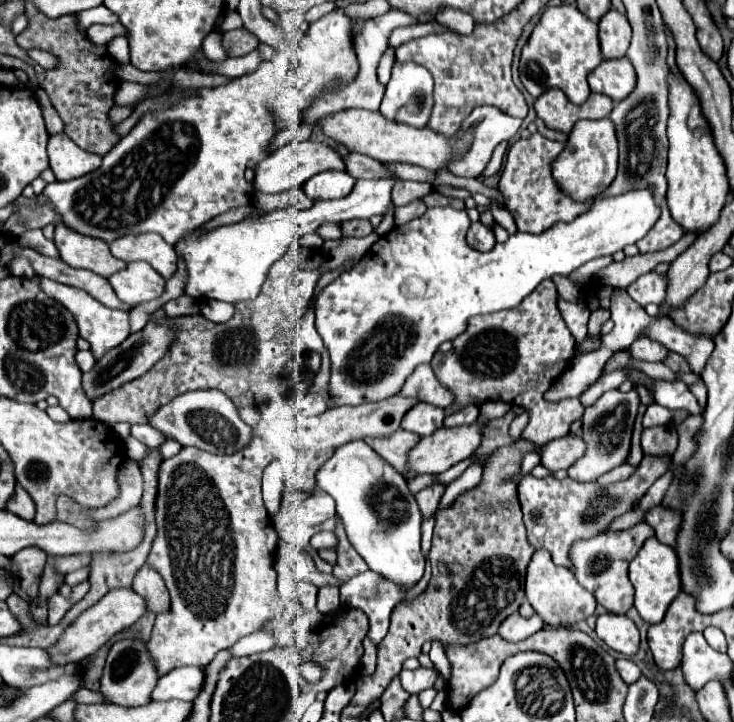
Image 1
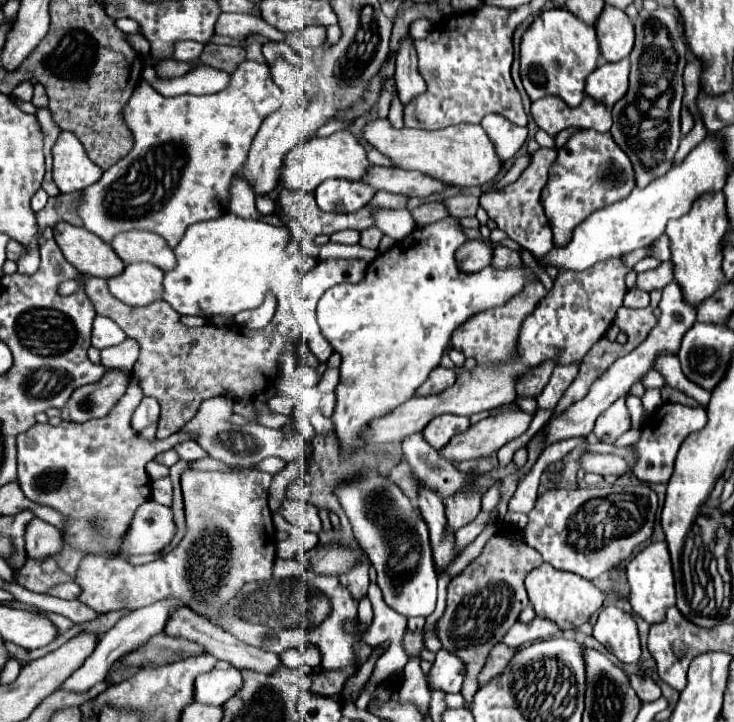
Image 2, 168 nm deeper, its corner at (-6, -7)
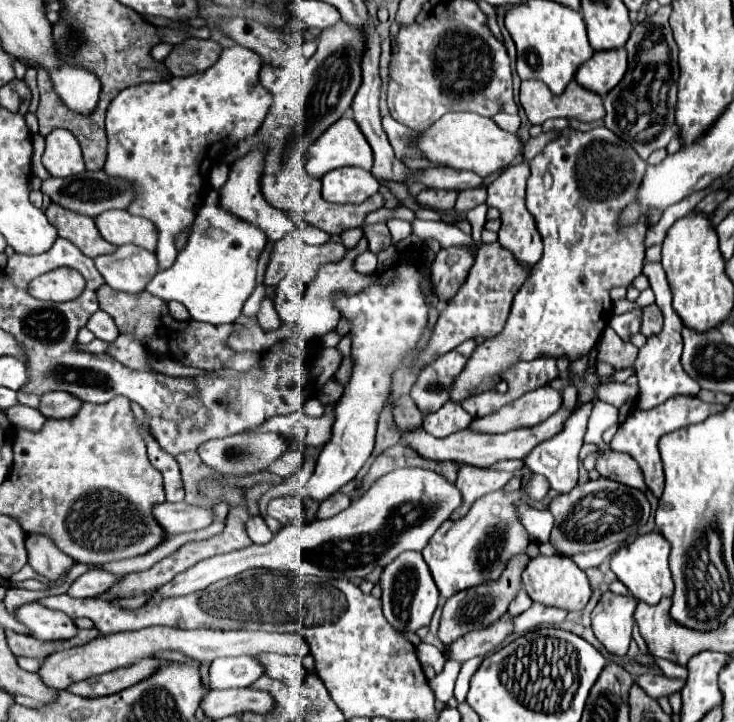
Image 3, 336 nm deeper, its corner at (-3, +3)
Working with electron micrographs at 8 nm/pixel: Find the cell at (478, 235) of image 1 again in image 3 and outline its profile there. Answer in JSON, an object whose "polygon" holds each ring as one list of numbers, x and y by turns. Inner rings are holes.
{"polygon":[[446,248,438,252,432,264,432,290,440,302,448,302,456,296,458,288,466,282,472,264,472,252,466,248]]}

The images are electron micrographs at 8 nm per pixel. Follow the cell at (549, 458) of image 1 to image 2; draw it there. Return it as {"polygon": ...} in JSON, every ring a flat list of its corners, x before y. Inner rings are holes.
{"polygon":[[583,454,581,456,581,466,585,472,593,474,625,474,627,462,615,454]]}

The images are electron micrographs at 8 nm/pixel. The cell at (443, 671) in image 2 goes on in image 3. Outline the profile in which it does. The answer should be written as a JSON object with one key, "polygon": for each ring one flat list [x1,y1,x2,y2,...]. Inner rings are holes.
{"polygon":[[504,614,494,624,480,630,472,630,464,634,460,640,456,640,456,644,452,644,450,648,450,658,466,662,476,656,488,656,502,642,506,642,512,632,514,632,514,616]]}

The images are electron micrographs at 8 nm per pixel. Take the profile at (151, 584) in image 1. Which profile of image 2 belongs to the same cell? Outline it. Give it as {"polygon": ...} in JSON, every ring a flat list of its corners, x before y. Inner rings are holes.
{"polygon":[[179,606,171,612,171,618,163,630,167,636,173,636,173,638,185,638,185,640,191,640,199,646,203,646,207,652,211,652,213,656,217,656,219,660,227,660,231,662,235,668,249,668,249,670,255,670,255,672,265,672,269,674,271,670,275,670,277,666,281,666,279,662,279,656,273,654,273,652,265,652,261,648,255,648,255,646,249,646,241,640,237,640,235,636,231,636,229,632,213,626,211,622,207,622,205,618,197,616,193,610,189,610,187,606]]}

